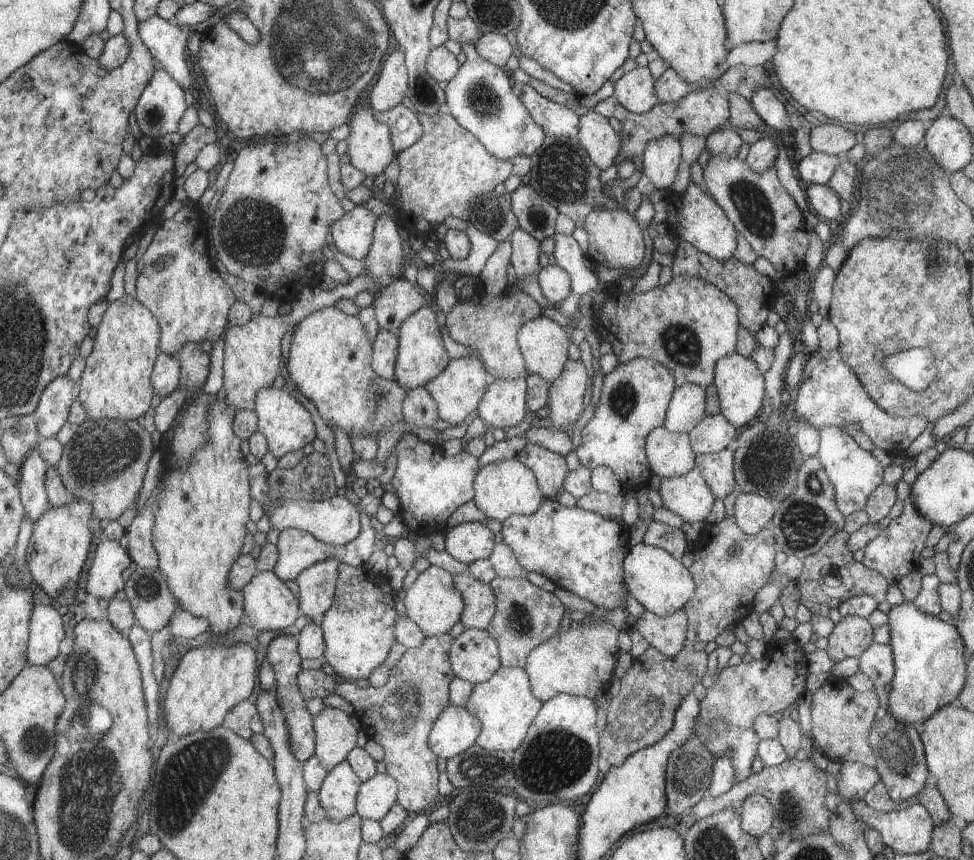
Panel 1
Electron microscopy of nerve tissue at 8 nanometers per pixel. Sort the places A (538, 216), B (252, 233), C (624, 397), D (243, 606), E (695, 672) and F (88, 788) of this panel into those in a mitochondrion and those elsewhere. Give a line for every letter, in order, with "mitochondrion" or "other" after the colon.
A: mitochondrion
B: mitochondrion
C: mitochondrion
D: other
E: other
F: mitochondrion

